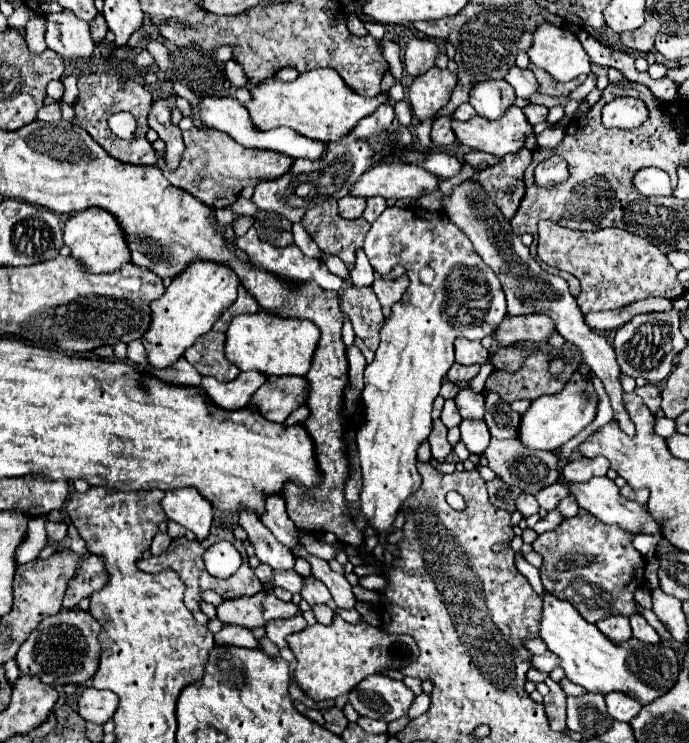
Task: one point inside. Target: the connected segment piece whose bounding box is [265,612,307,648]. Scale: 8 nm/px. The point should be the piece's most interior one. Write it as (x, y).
(277, 630)

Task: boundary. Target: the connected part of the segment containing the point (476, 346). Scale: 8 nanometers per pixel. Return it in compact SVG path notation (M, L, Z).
M457 338L455 340L455 362L457 364L483 364L489 360L489 350L481 346L481 342L467 340L467 338Z

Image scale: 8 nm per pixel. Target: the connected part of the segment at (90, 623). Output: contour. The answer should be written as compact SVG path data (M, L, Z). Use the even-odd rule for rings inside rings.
M61 610L49 618L45 618L23 642L15 660L21 676L35 676L43 684L49 686L65 686L65 684L85 684L99 668L99 624L83 610Z

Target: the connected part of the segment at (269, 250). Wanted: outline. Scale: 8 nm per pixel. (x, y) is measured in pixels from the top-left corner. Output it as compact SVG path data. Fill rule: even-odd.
M251 228L245 236L237 238L237 246L239 246L243 252L247 252L249 260L251 260L255 266L265 268L265 270L273 272L273 274L279 276L279 278L295 280L295 282L297 282L297 280L315 280L323 290L339 290L339 288L343 286L343 280L341 280L339 276L331 274L331 272L327 270L327 266L325 266L321 260L307 258L295 244L285 246L285 248L277 248L277 246L271 246L271 244L267 244L267 242L261 242L261 240L257 238L257 232L255 232L253 228Z

